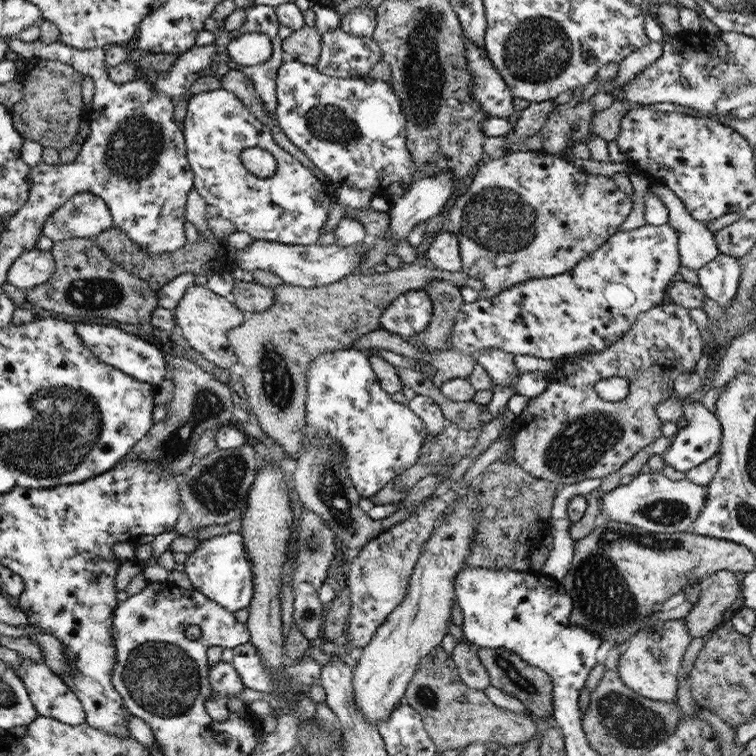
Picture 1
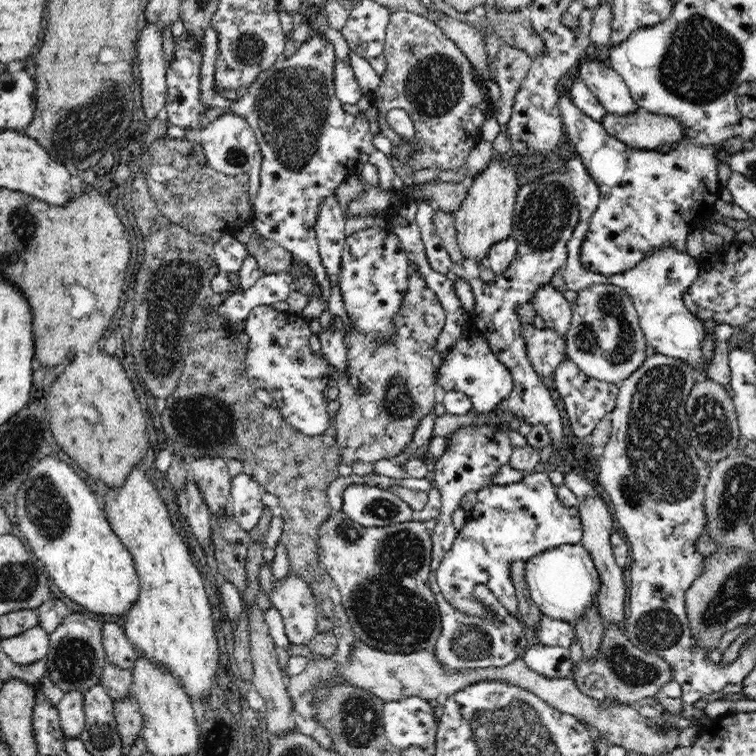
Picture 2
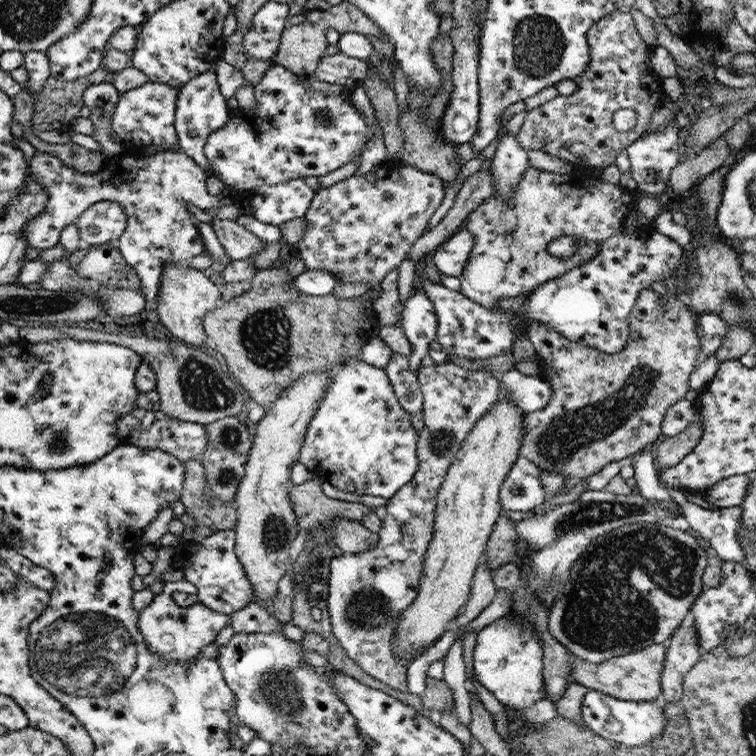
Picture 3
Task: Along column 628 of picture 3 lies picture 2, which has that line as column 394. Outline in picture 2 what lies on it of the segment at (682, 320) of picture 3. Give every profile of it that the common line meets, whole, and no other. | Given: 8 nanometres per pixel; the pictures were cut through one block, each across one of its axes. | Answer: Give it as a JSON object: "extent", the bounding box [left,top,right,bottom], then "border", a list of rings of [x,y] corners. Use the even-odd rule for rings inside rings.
{"extent":[332,270,446,466],"border":[[[409,270],[409,281],[406,294],[403,296],[401,308],[393,316],[395,324],[395,335],[391,343],[382,343],[378,339],[368,339],[364,333],[357,331],[352,320],[350,330],[345,333],[344,342],[346,345],[346,372],[339,374],[340,377],[335,381],[339,389],[337,400],[339,401],[339,411],[335,414],[332,434],[340,447],[341,460],[352,466],[358,460],[372,462],[383,458],[393,459],[399,455],[412,440],[412,435],[418,426],[419,420],[434,410],[436,398],[435,363],[434,356],[435,342],[443,331],[446,320],[446,311],[436,298],[432,290],[428,288],[426,281],[419,275],[417,270]],[[357,376],[359,386],[363,388],[363,393],[354,390],[348,378]]]}

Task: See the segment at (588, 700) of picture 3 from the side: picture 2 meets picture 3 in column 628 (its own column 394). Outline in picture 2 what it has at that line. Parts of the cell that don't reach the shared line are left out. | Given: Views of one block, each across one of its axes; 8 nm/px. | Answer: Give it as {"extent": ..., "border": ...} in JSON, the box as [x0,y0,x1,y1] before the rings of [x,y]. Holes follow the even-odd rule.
{"extent":[382,697,439,753],"border":[[[420,697],[385,701],[382,709],[387,740],[400,751],[420,747],[434,753],[439,720],[434,708]]]}

